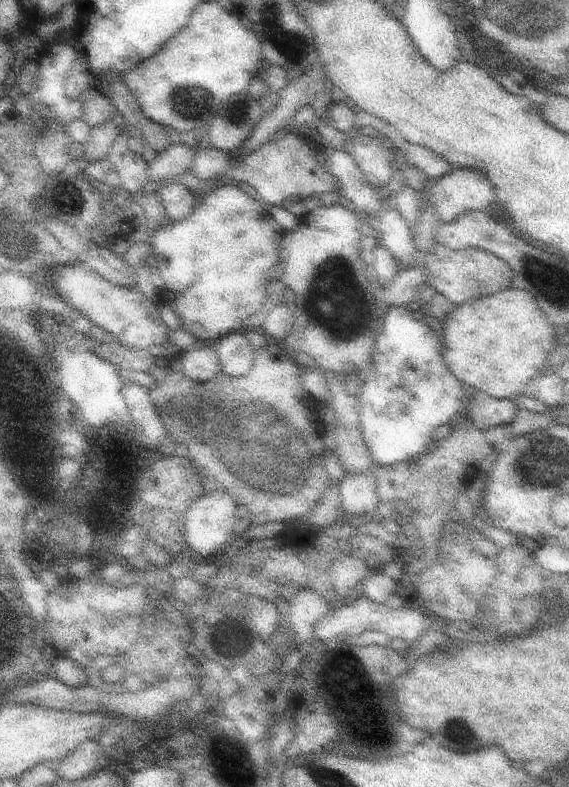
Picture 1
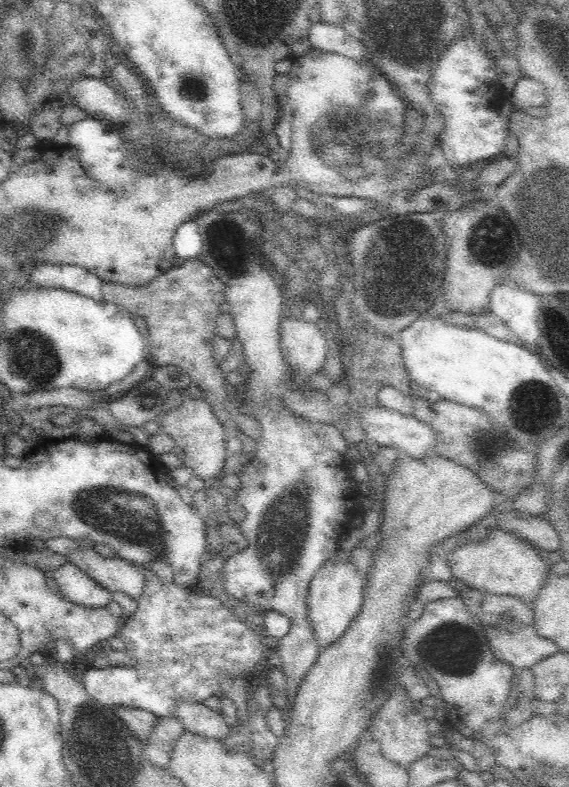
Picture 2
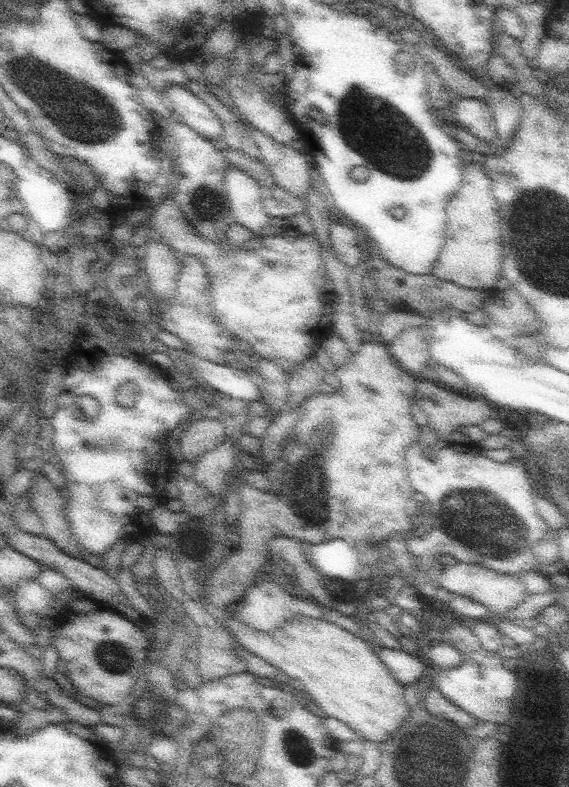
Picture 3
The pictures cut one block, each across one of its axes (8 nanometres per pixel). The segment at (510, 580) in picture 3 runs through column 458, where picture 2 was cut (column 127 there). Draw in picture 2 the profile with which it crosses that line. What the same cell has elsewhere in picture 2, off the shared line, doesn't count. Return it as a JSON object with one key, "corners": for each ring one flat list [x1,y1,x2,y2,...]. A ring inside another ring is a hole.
{"corners":[[74,548,68,560,72,560,82,572,92,576,92,580,96,580,102,588,108,588,112,594,122,592,138,602,144,592,144,570,124,558,104,558,94,552,94,548]]}

